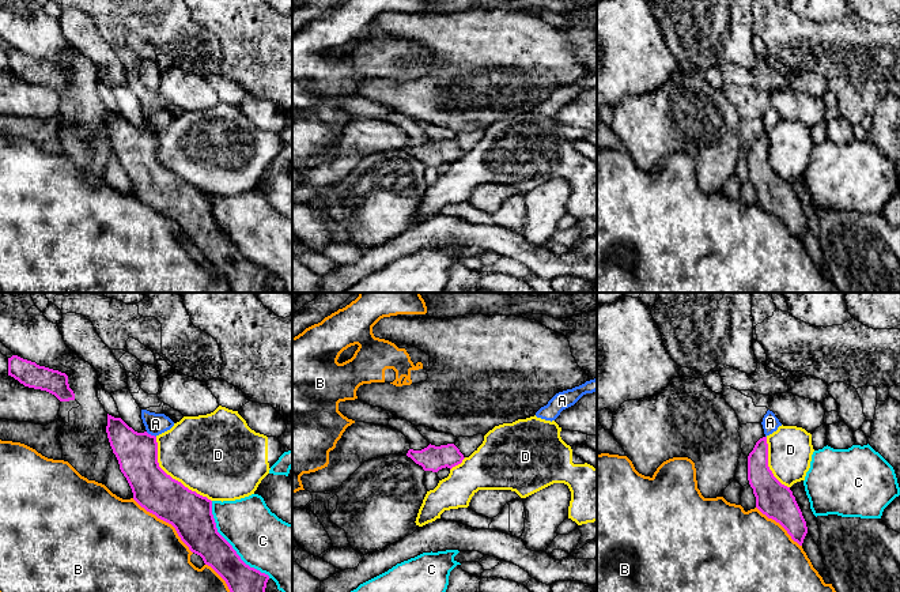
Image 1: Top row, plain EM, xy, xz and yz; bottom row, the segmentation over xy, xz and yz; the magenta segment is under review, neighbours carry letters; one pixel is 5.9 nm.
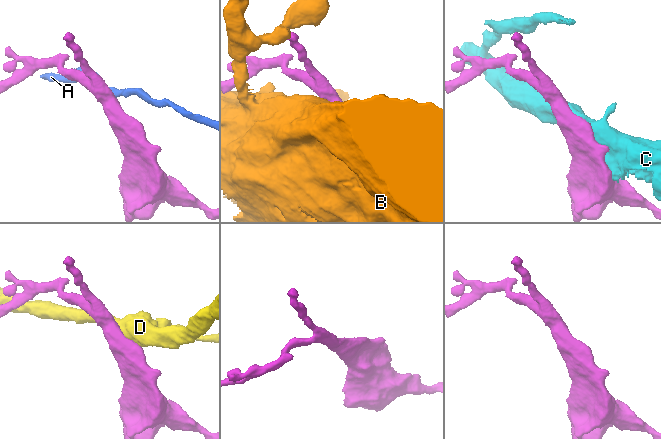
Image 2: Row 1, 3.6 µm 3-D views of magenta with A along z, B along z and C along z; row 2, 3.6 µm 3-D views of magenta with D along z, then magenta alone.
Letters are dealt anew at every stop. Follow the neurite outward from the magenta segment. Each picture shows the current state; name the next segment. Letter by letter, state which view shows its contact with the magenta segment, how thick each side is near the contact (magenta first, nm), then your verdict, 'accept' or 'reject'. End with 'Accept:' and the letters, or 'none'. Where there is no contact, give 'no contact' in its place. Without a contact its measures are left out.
A: xy | 240/130 nm | reject
B: xy | 260/480 nm | reject
C: xy | 240/340 nm | reject
D: xy | 260/460 nm | reject
Accept: none

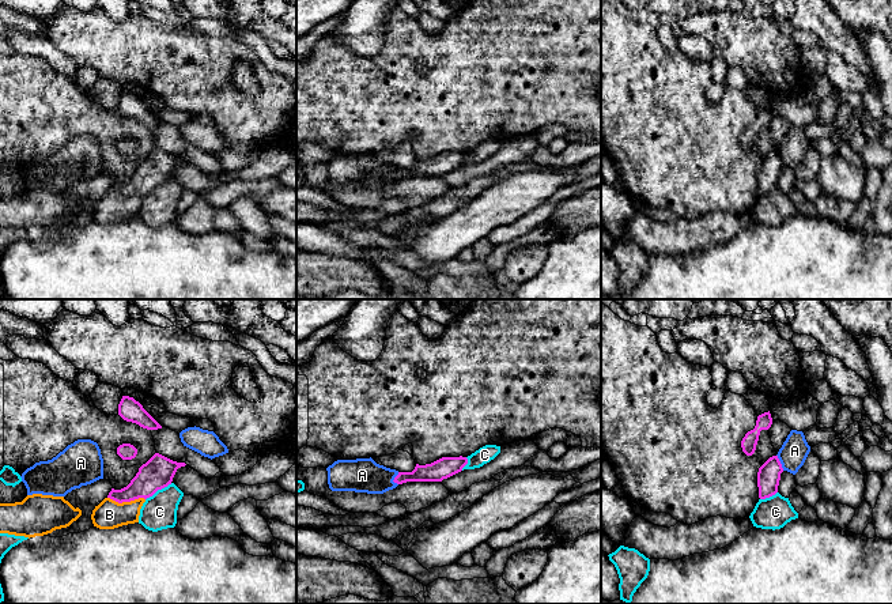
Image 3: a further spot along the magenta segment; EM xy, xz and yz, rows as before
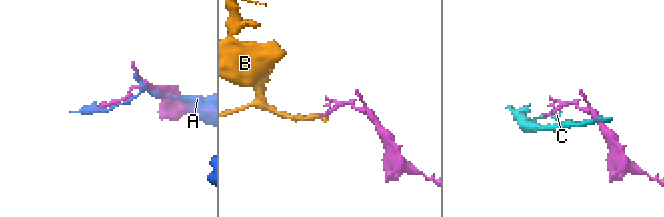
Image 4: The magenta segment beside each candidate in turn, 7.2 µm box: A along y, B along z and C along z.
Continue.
A: yz | 140/160 nm | reject
B: xy | 190/170 nm | accept
C: xy | 190/200 nm | reject
Accept: B

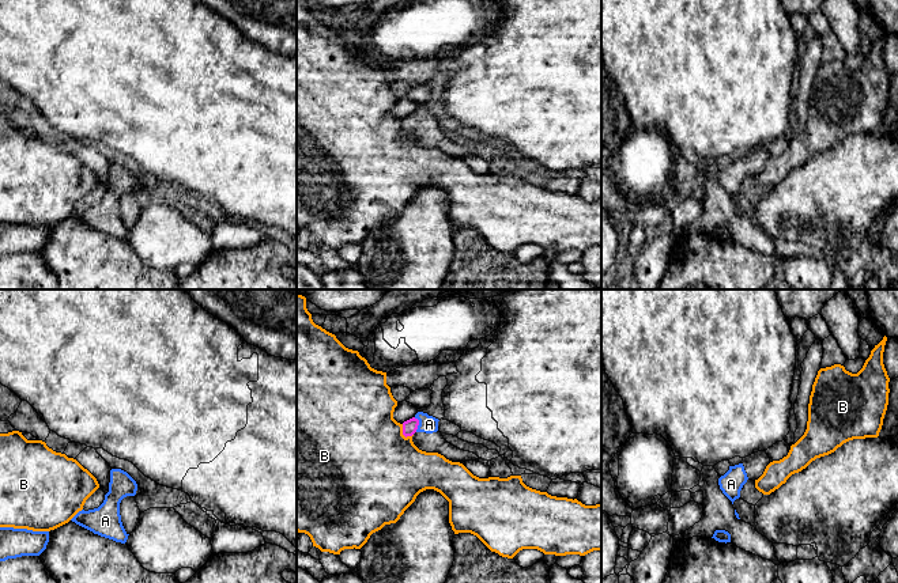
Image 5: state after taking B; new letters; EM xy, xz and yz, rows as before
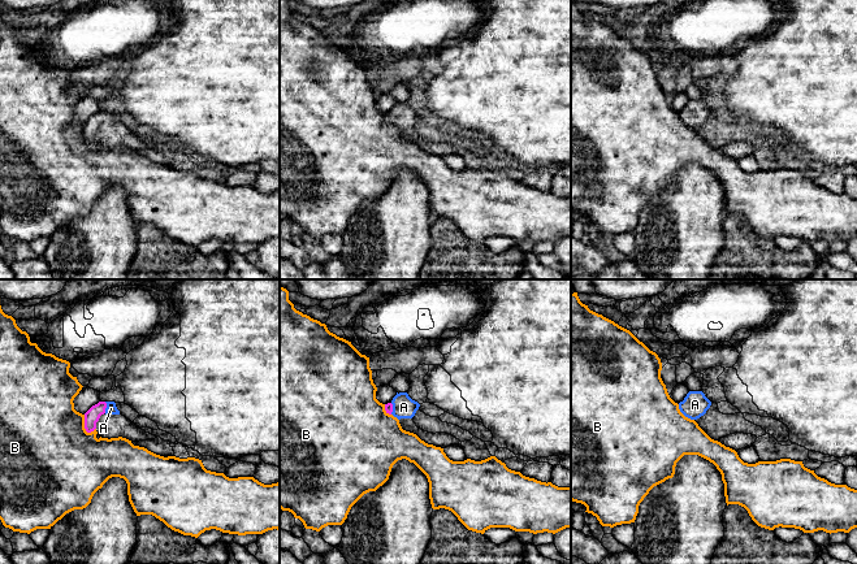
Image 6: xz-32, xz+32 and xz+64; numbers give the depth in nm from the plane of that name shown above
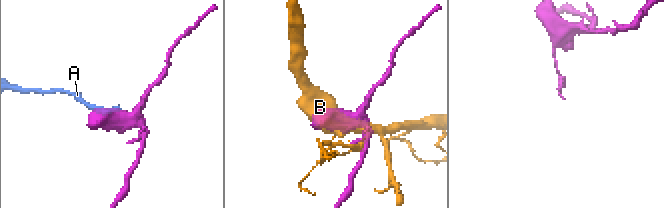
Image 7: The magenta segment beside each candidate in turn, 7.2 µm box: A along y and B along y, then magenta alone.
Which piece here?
A: xz | 90/110 nm | accept
B: xz | 90/500 nm | reject
Accept: A

